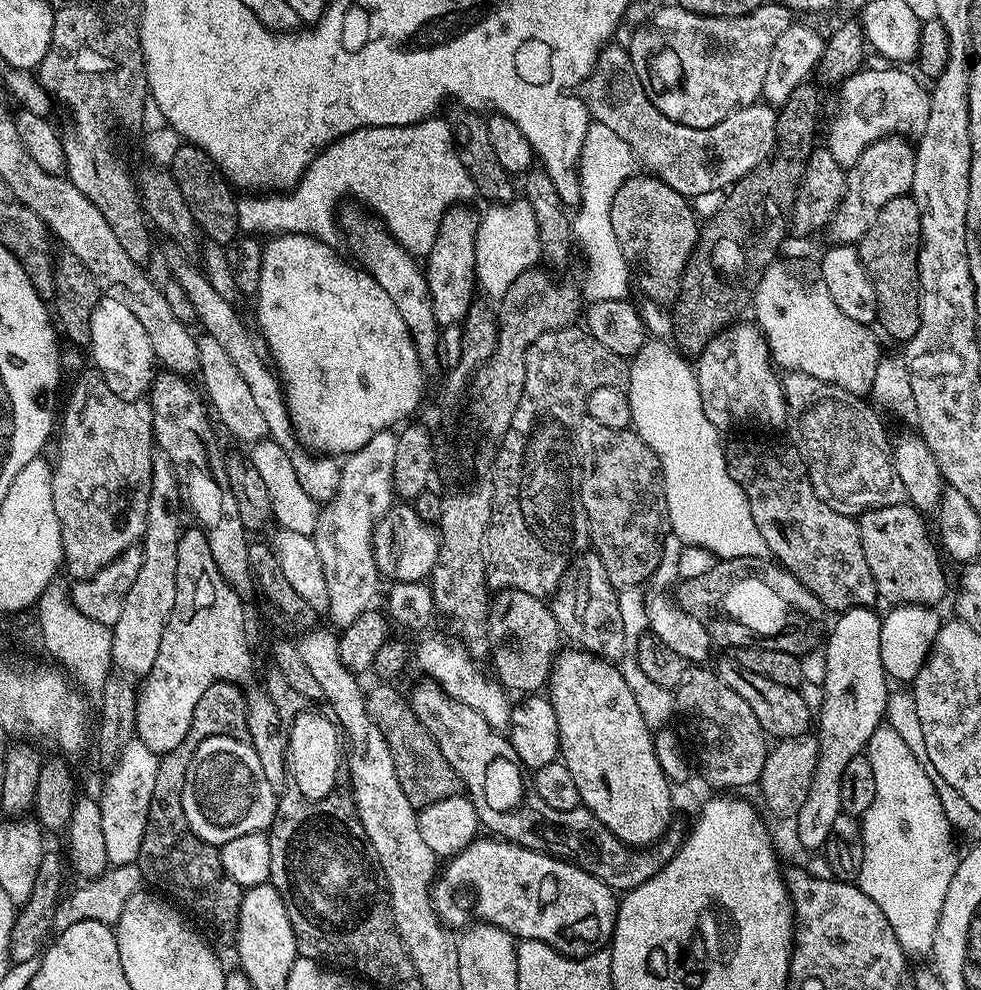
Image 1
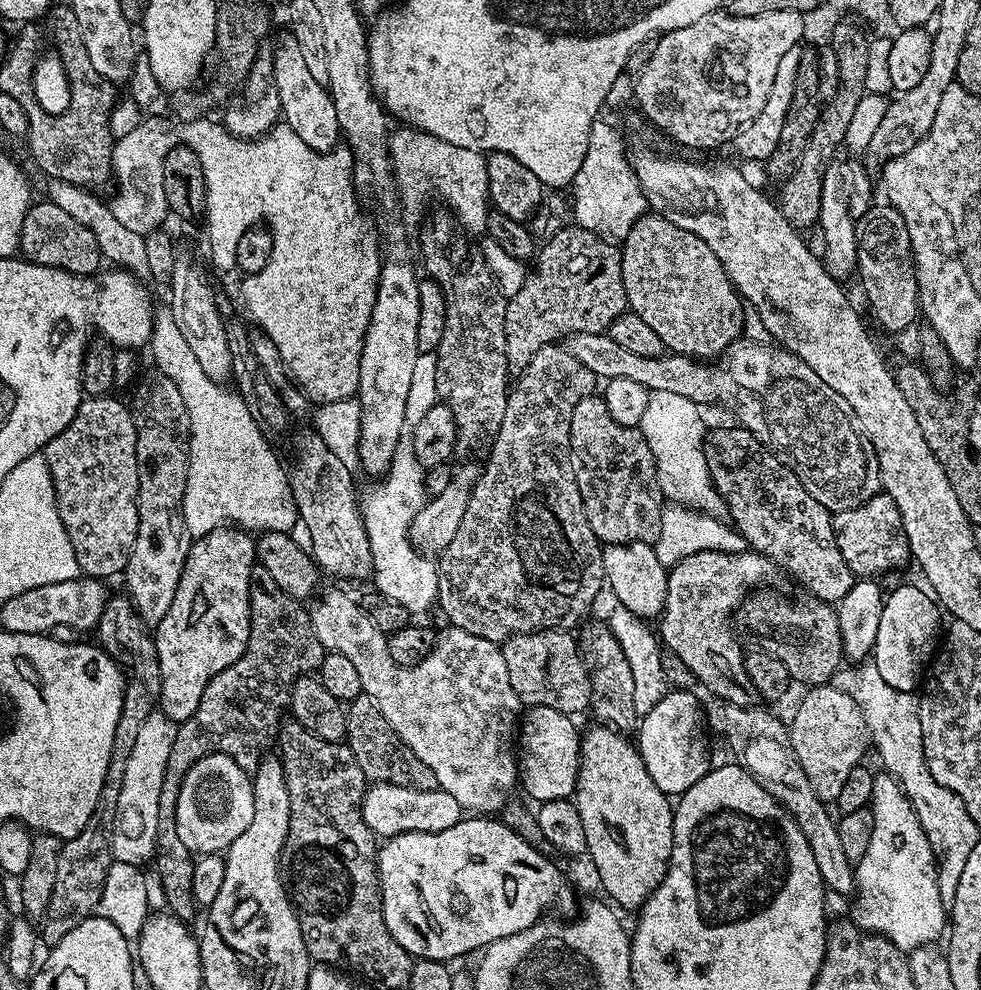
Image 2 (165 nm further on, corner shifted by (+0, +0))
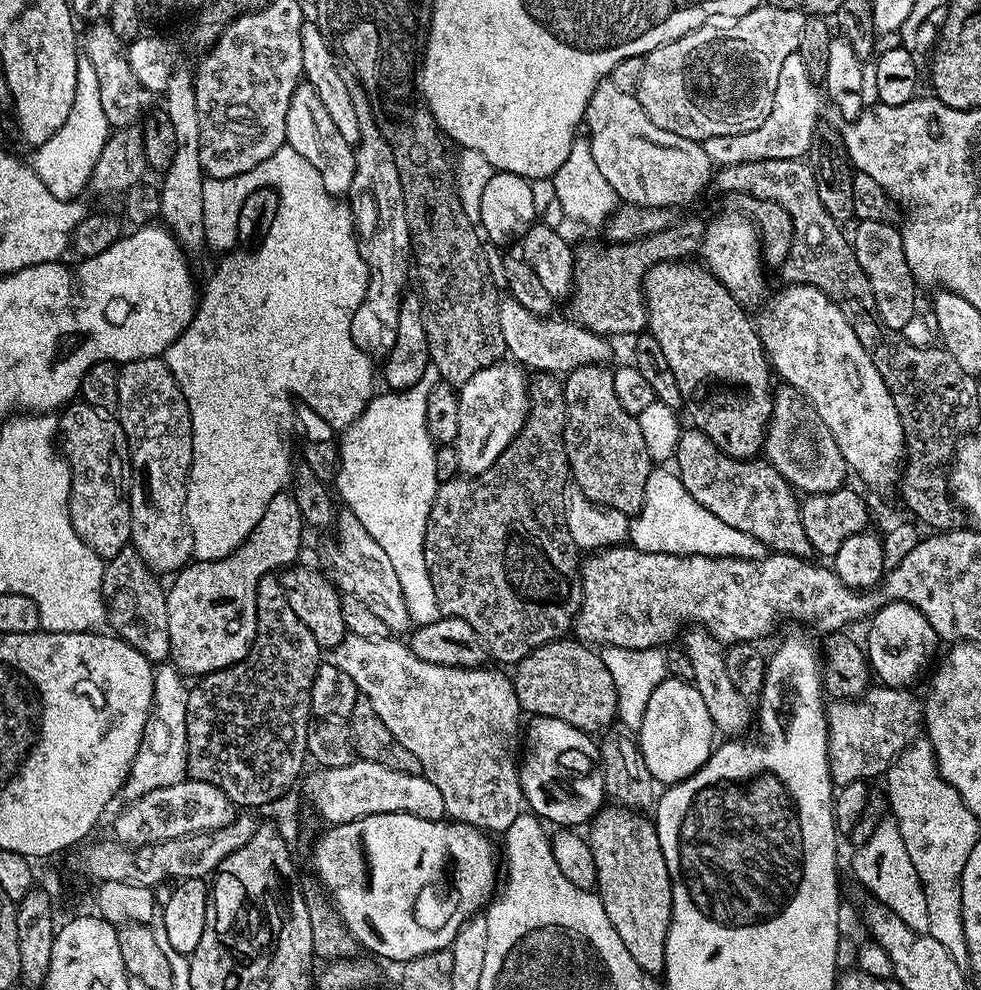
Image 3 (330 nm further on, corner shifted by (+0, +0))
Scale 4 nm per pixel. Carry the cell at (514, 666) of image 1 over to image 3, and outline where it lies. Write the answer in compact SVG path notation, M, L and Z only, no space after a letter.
M568 639L542 644L515 665L516 697L525 713L561 719L583 732L596 734L599 728L607 729L607 724L617 719L614 678L610 678L599 651L579 639Z

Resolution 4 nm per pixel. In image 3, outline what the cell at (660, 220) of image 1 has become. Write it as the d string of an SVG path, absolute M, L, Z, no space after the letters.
M687 259L667 260L661 264L656 264L644 276L644 303L648 309L647 331L654 337L658 338L658 346L662 346L662 350L666 353L666 359L670 361L670 370L674 370L674 378L678 382L678 390L680 396L684 400L684 408L686 412L692 415L690 421L691 427L696 428L702 434L706 434L706 438L710 438L710 442L714 442L714 446L718 446L728 456L733 456L735 460L751 460L761 455L764 447L764 434L768 431L768 420L772 416L772 397L773 389L768 389L768 372L770 376L770 361L764 350L764 343L760 341L760 333L753 321L748 320L748 316L744 313L742 305L736 301L737 297L733 292L723 284L711 270L703 263L688 264Z

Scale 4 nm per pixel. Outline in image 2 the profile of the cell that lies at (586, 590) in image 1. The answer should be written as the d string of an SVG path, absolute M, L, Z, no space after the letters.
M600 622L590 625L584 633L579 633L578 643L592 687L590 712L600 719L597 721L611 726L615 731L621 734L631 733L638 724L634 710L634 678L630 675L626 654L622 654L622 646L618 646L618 638L608 629L607 623Z

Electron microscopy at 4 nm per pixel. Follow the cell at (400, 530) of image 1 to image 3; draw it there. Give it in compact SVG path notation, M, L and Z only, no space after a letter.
M497 362L478 370L478 374L459 385L458 438L455 447L461 473L469 477L483 474L522 430L530 411L530 384L519 371L524 373L515 363Z

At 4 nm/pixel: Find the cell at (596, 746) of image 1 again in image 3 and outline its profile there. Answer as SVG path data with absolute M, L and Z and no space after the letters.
M604 806L591 821L592 833L586 839L594 854L596 867L596 888L602 906L606 910L606 918L614 922L614 930L618 930L618 938L630 950L630 958L638 962L640 971L645 974L663 973L666 958L666 934L672 921L672 879L666 866L666 858L662 858L662 850L658 842L656 825L647 815L628 806Z

